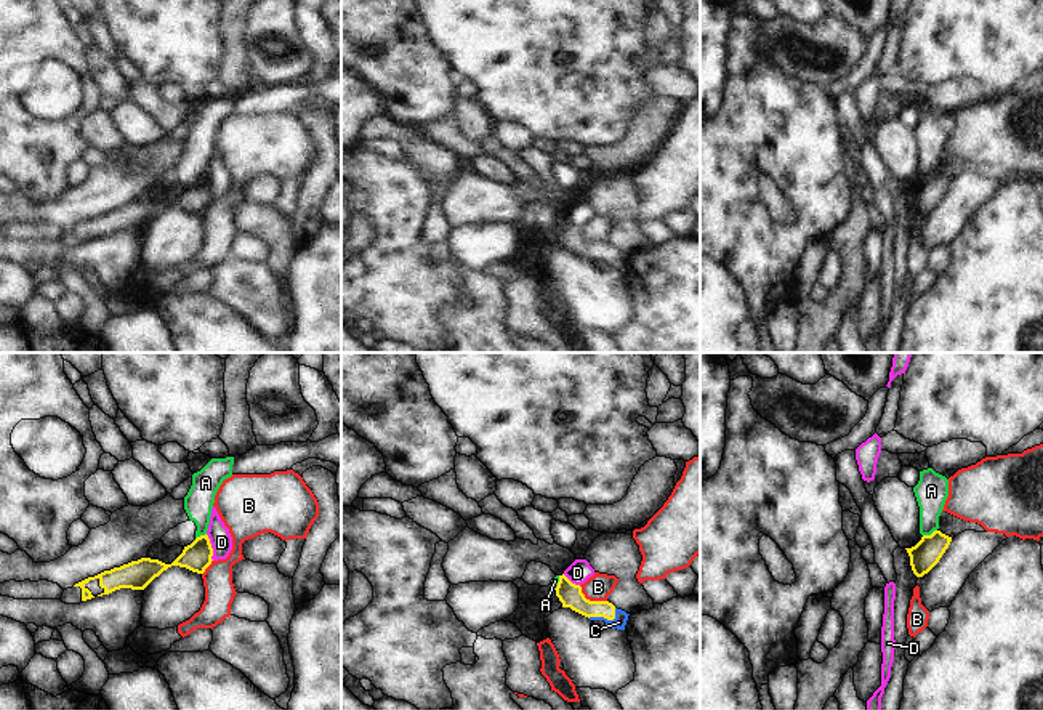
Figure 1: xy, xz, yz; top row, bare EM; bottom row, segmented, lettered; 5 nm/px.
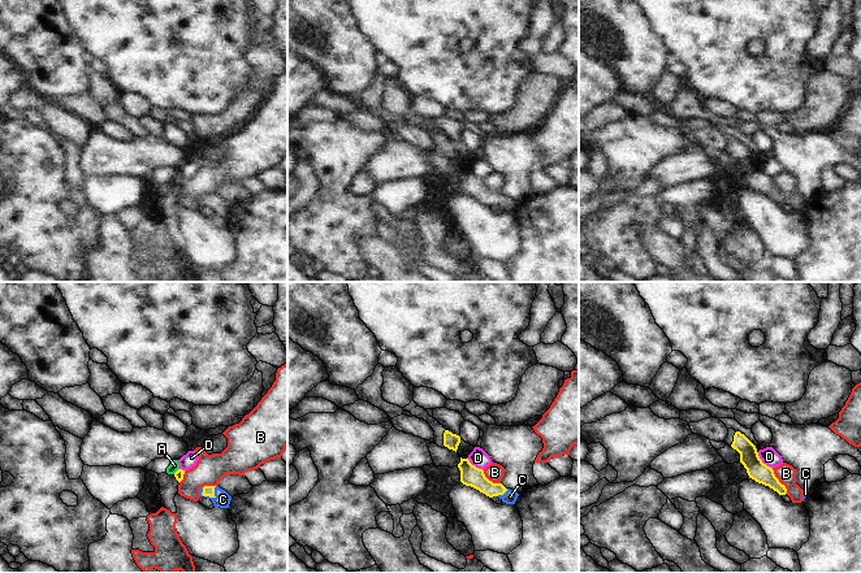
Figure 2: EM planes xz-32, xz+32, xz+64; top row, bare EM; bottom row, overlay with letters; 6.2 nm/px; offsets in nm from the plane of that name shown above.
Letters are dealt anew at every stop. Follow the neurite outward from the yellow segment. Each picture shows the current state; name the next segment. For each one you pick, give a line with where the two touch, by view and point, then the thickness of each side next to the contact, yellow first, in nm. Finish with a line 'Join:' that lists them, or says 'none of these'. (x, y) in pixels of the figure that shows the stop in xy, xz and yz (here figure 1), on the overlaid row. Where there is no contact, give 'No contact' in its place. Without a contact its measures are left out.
C: Touches yellow at xz (606, 617). Thickness 120 nm (yellow) against 70 nm
Join: C.

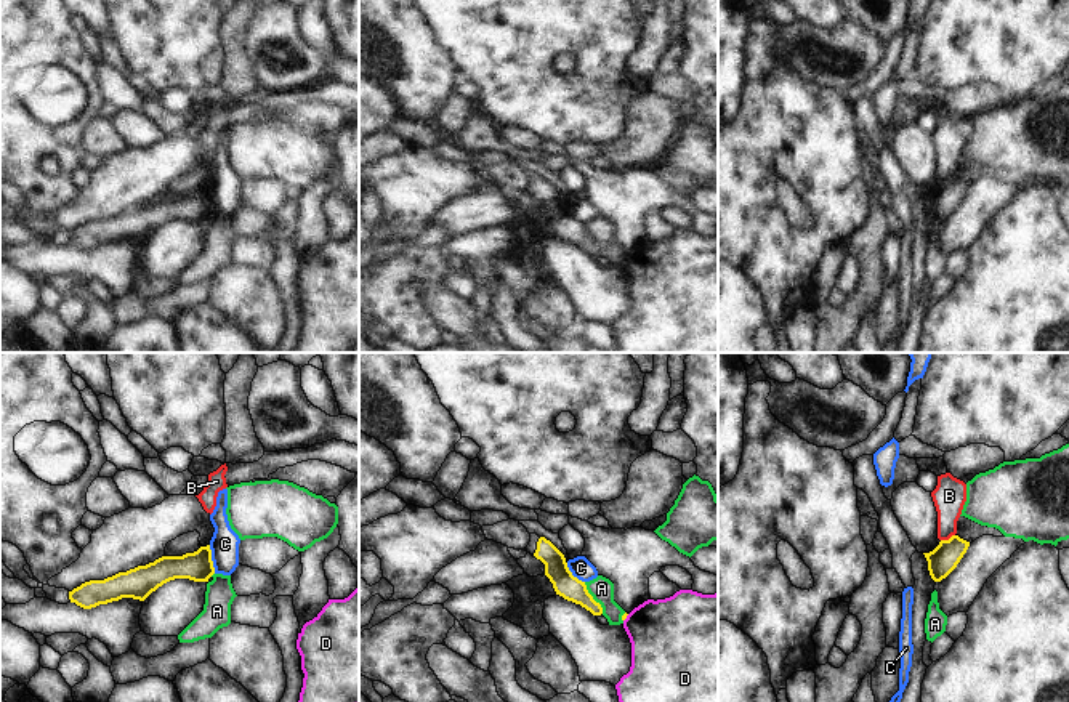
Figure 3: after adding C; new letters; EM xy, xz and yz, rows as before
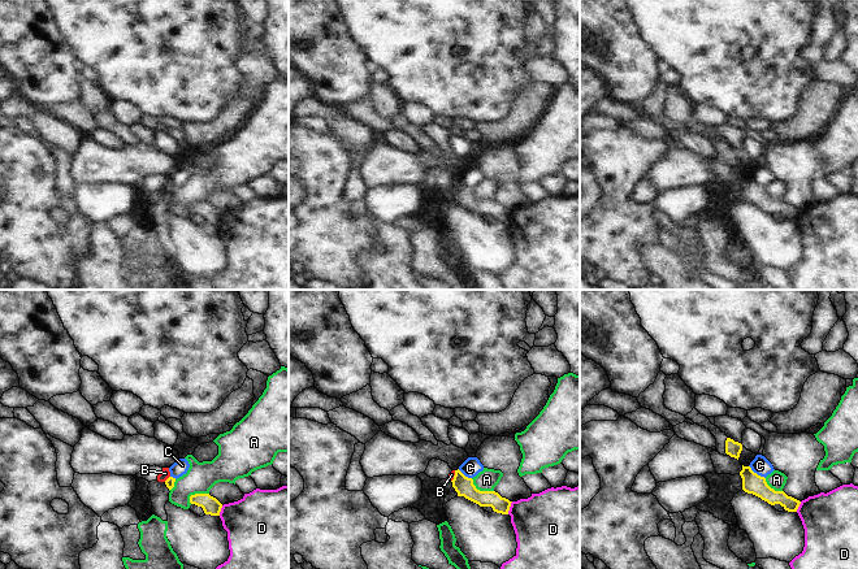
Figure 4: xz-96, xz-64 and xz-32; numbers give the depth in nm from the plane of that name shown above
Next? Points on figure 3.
Join: none of these.

